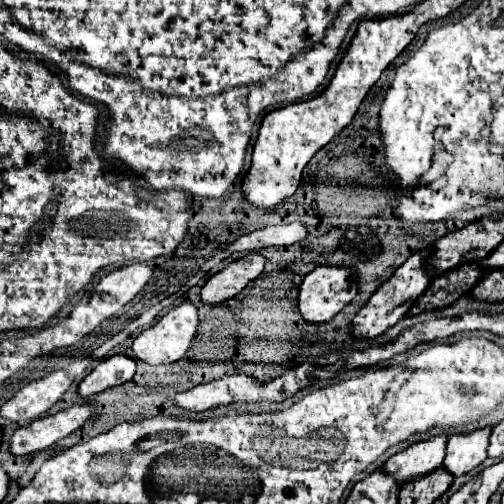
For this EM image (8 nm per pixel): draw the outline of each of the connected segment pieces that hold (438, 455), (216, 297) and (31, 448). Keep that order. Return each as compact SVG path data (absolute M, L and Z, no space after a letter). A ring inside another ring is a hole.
M434 436L428 442L412 444L406 450L398 452L396 456L390 456L382 470L390 474L398 484L404 484L440 468L444 454L446 454L446 436Z
M258 252L248 254L242 260L230 262L224 270L220 270L218 274L214 274L202 288L200 292L200 300L202 304L214 306L214 304L222 304L234 296L238 296L248 282L252 282L254 278L258 278L264 270L266 258L260 256Z
M72 406L68 410L56 412L52 416L38 418L28 426L18 428L10 438L10 452L14 456L28 456L40 452L54 442L66 438L74 430L78 430L90 416L92 408L88 406Z

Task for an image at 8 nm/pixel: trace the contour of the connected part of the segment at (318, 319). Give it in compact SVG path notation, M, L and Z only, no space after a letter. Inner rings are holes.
M318 266L312 270L300 284L298 294L298 310L304 322L308 324L326 324L330 322L346 304L350 304L356 296L356 282L352 282L354 270L350 268L336 268L336 266Z

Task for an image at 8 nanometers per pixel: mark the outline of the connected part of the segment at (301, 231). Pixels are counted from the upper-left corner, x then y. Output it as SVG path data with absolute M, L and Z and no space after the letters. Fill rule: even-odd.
M294 222L294 224L284 224L284 226L268 226L258 232L260 236L260 248L270 248L270 246L290 246L294 242L300 242L306 238L308 230L304 224ZM264 240L264 244L262 244Z

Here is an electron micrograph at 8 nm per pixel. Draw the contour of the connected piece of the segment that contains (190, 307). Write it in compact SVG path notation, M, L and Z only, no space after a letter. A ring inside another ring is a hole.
M184 300L180 306L172 308L166 316L162 316L150 330L142 330L132 344L132 352L134 352L136 360L142 360L152 366L178 362L188 352L188 348L196 336L196 328L198 328L198 310L190 300Z

